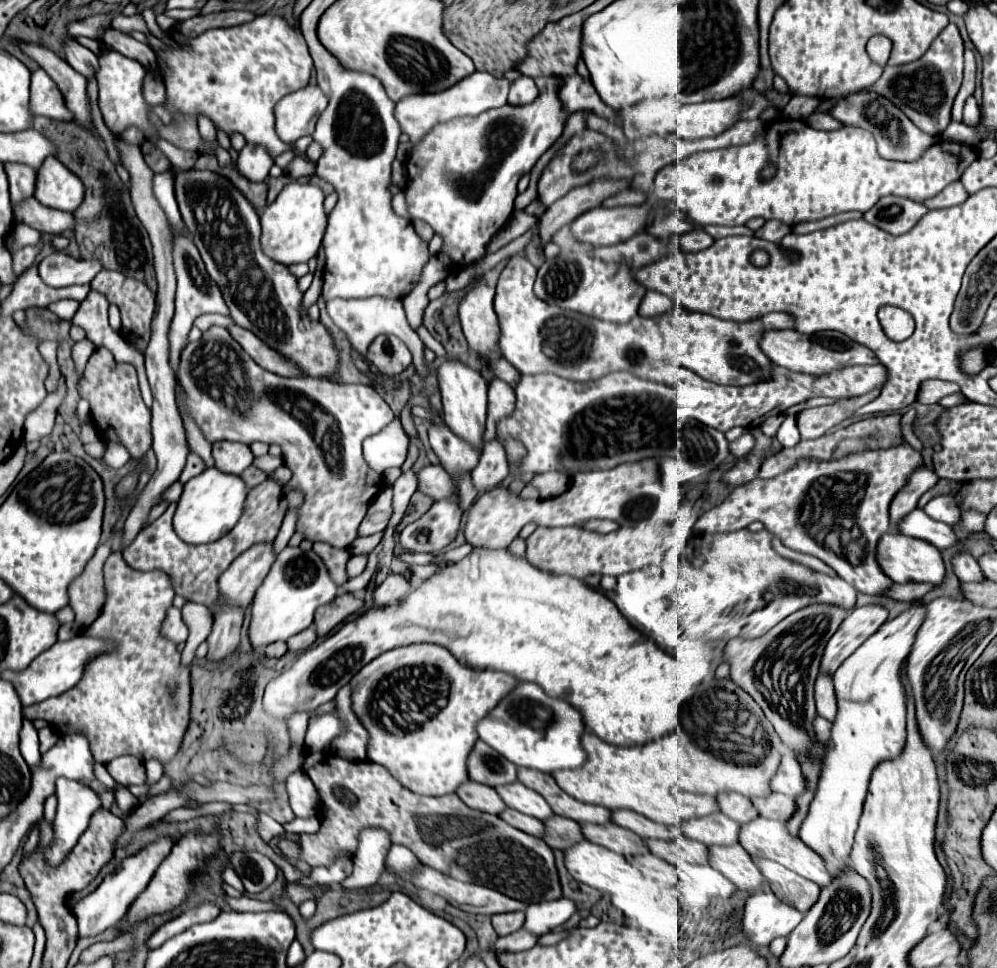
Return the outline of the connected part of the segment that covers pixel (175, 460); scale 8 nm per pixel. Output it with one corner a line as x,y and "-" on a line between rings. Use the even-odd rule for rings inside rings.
153,393
155,395
155,401
153,401
153,451
157,455
157,471
155,475
151,477
149,485
145,487
145,491
139,495
135,507
131,509
127,521
125,521
125,535
123,535
123,547
127,547
135,537
137,533
141,531
147,515
149,515
149,509
155,505
155,501
161,497
161,493
179,479
183,467
185,467
185,459
189,455
189,449
187,449
187,441
185,441
185,431
183,431
183,423
179,419
179,413
177,413
177,407
175,407
175,397
173,393

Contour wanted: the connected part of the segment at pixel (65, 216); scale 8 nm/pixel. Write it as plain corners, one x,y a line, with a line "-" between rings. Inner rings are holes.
35,197
23,199
17,205
13,205
13,221
25,223
37,229
39,233
51,233
51,235
65,233
67,229
73,229
75,223
71,213
45,207

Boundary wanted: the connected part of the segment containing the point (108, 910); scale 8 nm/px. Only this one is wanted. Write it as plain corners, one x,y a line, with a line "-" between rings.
159,837
157,841
141,847
137,851
137,855
123,859
121,867
115,873
107,875
93,893
89,893
85,899
81,899
73,909
77,923
79,923
79,937
95,937
95,935
103,933
105,929
117,925
127,915
129,905
135,901
135,897
149,885
153,873
157,871
159,863
169,855
173,843
175,841
171,837

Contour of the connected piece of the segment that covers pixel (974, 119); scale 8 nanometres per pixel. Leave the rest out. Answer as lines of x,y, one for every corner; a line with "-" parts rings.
975,97
967,99
965,103
965,109
963,109
963,121
971,127
977,127
979,125
979,107
977,107
977,101

